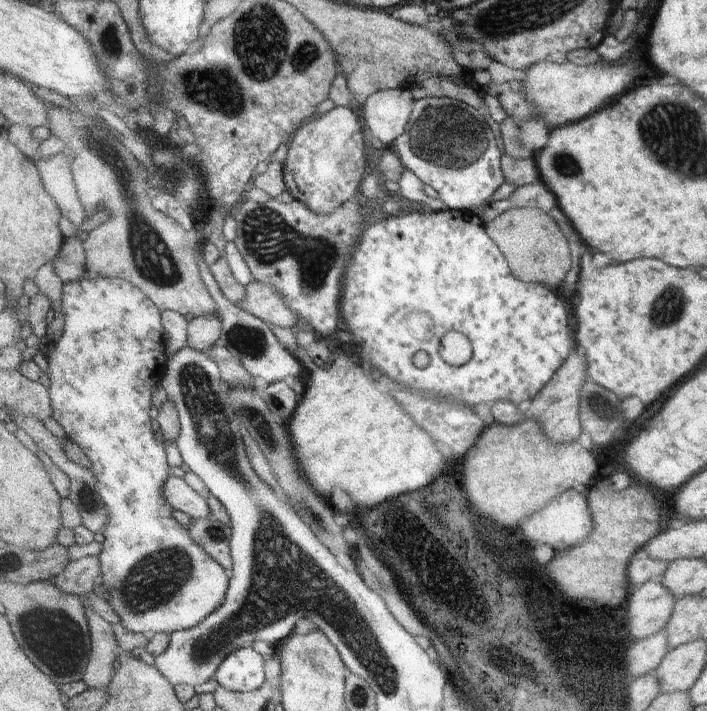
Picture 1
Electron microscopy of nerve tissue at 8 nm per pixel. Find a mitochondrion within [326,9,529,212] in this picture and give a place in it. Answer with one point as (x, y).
(444, 138)

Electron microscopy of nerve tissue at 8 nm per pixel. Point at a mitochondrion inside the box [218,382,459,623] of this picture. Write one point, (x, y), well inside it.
(252, 415)

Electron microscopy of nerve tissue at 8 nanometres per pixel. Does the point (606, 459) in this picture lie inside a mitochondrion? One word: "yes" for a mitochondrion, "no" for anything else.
no

